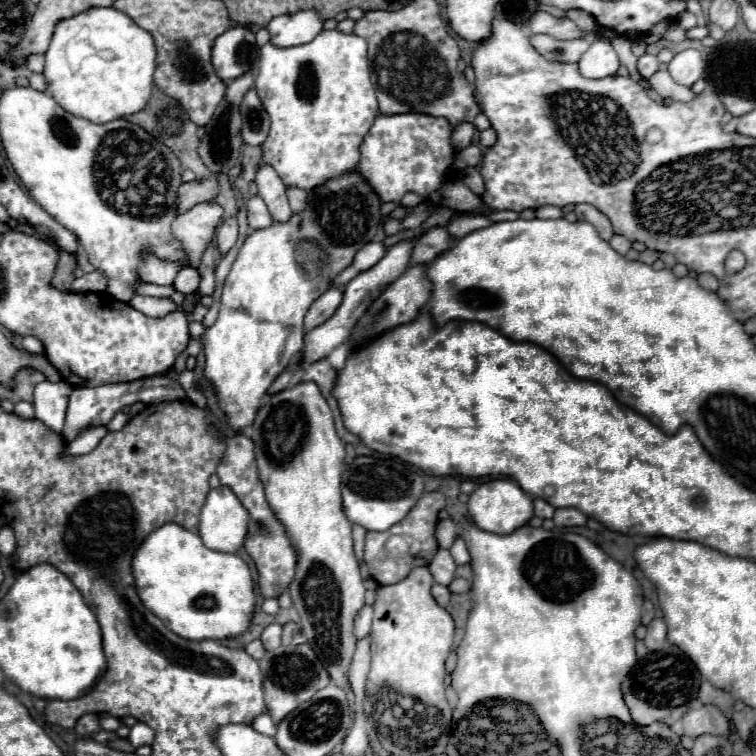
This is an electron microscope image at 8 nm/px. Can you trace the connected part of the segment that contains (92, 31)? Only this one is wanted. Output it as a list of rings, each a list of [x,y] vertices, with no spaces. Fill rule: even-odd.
[[[89,8],[73,18],[61,20],[55,26],[53,40],[45,52],[43,76],[47,82],[47,94],[51,94],[61,108],[73,116],[103,124],[145,108],[153,90],[153,70],[155,46],[149,32],[139,28],[127,14],[115,8]]]

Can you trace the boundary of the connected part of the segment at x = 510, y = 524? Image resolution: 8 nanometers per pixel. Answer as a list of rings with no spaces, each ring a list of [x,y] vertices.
[[[489,480],[469,496],[469,516],[473,522],[493,534],[511,534],[533,518],[533,500],[513,480]]]

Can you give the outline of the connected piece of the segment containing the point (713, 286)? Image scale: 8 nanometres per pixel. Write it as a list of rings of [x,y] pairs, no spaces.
[[[699,274],[697,282],[701,288],[705,288],[709,292],[717,292],[717,288],[719,288],[719,280],[713,274]]]

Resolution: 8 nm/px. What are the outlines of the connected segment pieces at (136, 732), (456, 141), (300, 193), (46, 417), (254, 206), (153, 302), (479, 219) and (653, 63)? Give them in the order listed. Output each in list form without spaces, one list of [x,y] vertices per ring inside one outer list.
[[[137,722],[131,732],[129,732],[129,742],[133,744],[133,748],[139,748],[139,746],[145,746],[145,744],[153,744],[153,730],[143,724],[143,722]]]
[[[461,122],[457,124],[453,136],[451,136],[451,144],[455,150],[463,150],[471,144],[471,138],[473,138],[473,132],[475,132],[475,126],[471,122]]]
[[[287,188],[289,204],[293,212],[303,212],[307,208],[307,192],[301,188]]]
[[[65,380],[61,382],[41,382],[35,386],[35,416],[51,430],[61,432],[65,424],[65,410],[69,396],[73,392],[73,386],[67,384]]]
[[[253,196],[247,202],[247,216],[249,216],[249,228],[251,230],[261,230],[261,228],[269,228],[273,224],[269,210],[265,206],[265,202],[259,196]]]
[[[133,296],[133,300],[129,304],[133,308],[137,308],[139,312],[143,312],[147,316],[153,316],[153,318],[167,316],[169,312],[179,308],[171,298],[149,298],[149,296]]]
[[[459,214],[451,220],[451,224],[447,226],[447,230],[455,236],[455,238],[463,238],[467,236],[469,232],[475,232],[475,230],[481,230],[485,226],[489,226],[491,220],[487,220],[485,216],[481,214]]]
[[[643,54],[639,58],[639,62],[637,62],[637,68],[639,68],[643,78],[651,78],[659,70],[659,62],[657,62],[657,58],[653,54]]]

